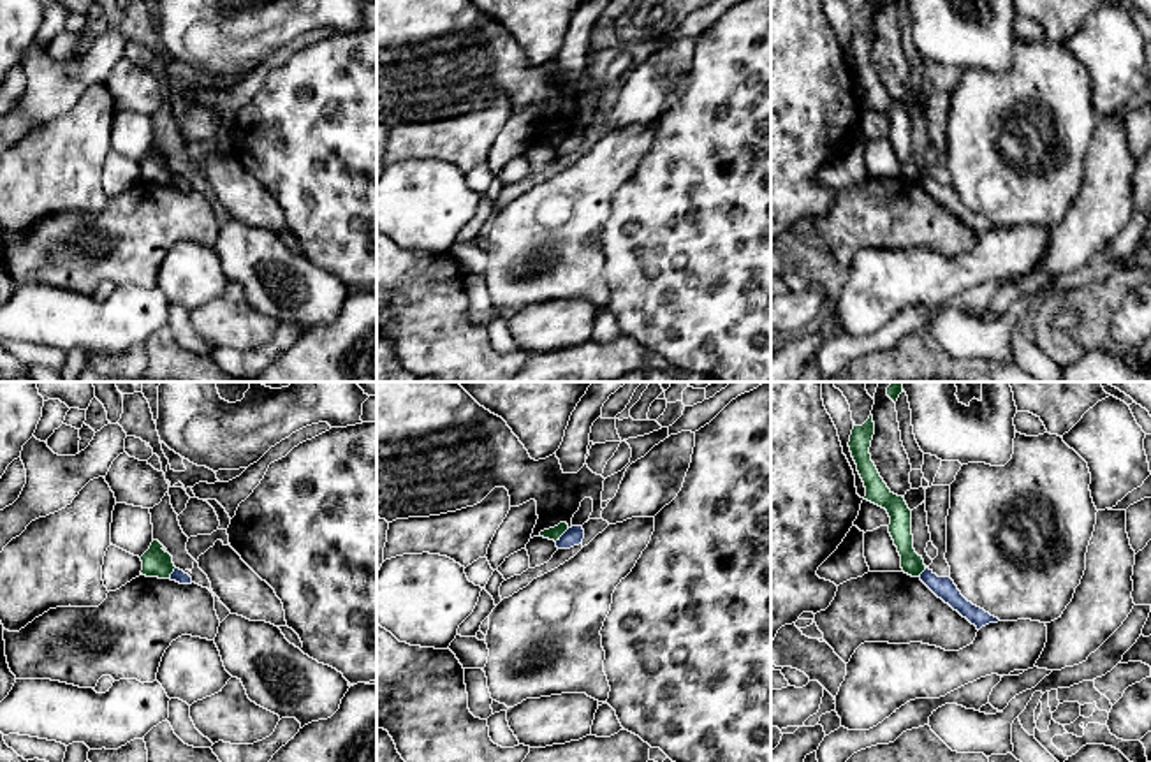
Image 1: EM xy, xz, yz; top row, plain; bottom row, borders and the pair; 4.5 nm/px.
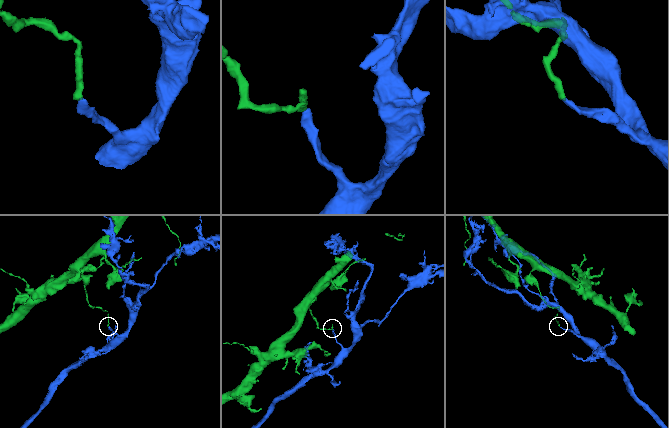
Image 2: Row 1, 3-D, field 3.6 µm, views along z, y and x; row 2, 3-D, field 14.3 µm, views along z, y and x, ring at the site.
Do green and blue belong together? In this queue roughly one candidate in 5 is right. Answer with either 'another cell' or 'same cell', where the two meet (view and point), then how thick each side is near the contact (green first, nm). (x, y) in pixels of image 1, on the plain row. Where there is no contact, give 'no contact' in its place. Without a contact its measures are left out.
another cell | xz (562, 139) | 60/90 nm

